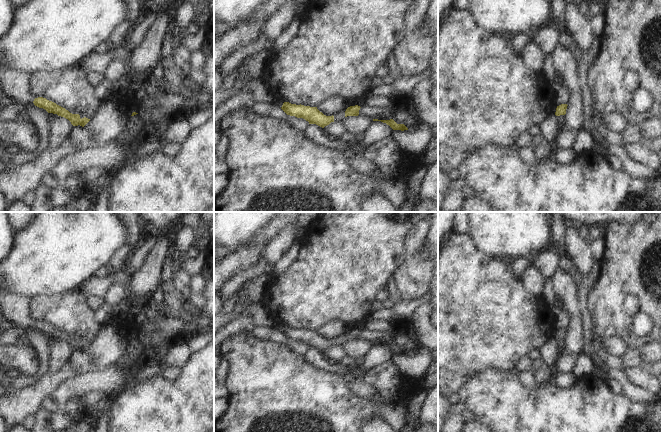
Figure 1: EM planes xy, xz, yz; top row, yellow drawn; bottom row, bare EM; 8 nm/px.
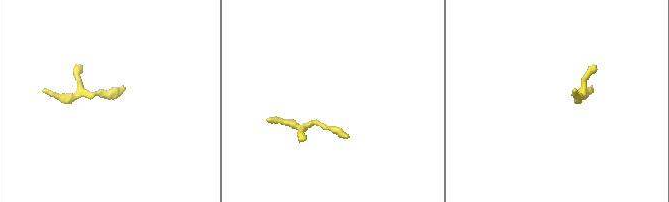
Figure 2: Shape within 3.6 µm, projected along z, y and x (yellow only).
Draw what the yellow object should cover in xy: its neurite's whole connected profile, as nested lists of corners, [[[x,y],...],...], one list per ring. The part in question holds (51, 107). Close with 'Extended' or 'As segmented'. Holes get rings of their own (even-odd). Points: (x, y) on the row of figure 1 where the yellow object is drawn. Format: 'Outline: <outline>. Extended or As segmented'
Outline: [[[0,65],[0,83],[4,95],[7,95],[12,102],[24,104],[33,102],[35,106],[45,109],[48,113],[57,114],[58,116],[68,119],[73,126],[84,127],[90,119],[80,118],[79,114],[72,114],[65,108],[43,97],[34,98],[29,89],[29,73],[20,70],[2,69]]]. Extended.

